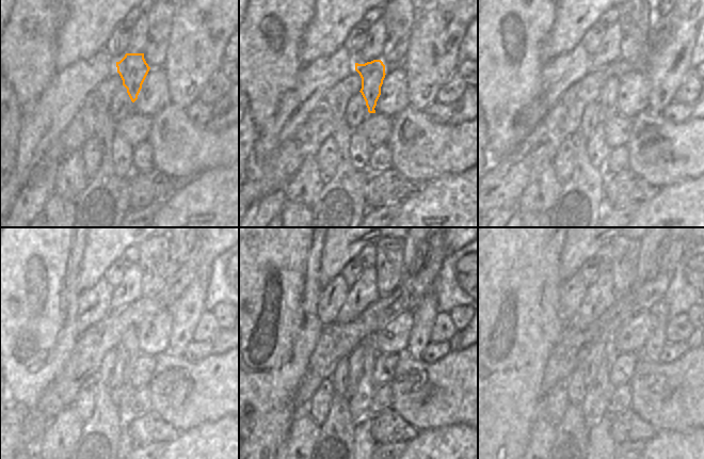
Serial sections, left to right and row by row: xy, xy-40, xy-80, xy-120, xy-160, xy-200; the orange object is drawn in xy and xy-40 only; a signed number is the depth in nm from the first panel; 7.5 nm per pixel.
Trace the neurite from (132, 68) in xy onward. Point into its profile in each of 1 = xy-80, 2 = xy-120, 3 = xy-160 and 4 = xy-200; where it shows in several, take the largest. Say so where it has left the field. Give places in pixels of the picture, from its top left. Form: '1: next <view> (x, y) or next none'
1: next xy-80 (608, 99)
2: next xy-120 (129, 344)
3: next xy-160 (358, 402)
4: next xy-200 (598, 392)

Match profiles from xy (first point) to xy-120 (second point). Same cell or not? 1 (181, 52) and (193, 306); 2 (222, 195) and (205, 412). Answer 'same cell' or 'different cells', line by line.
1: same cell
2: different cells

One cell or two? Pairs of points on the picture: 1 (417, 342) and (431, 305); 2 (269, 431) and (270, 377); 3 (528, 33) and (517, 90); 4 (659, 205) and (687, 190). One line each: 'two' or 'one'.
1: one
2: one
3: one
4: one

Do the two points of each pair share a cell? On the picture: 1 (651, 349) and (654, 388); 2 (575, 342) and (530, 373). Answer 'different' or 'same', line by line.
1: different
2: different

